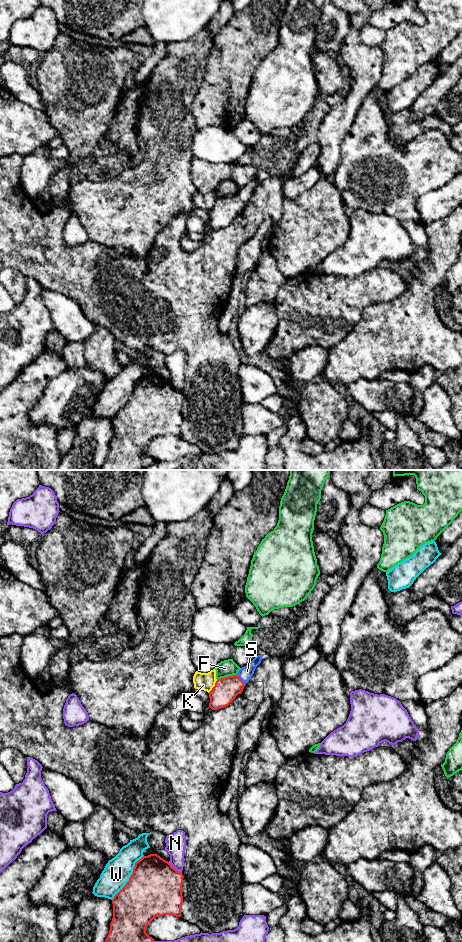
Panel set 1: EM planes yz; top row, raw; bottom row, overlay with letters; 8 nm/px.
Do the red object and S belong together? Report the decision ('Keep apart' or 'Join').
Join

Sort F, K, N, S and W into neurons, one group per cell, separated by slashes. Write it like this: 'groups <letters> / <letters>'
groups F / K / N / S / W

